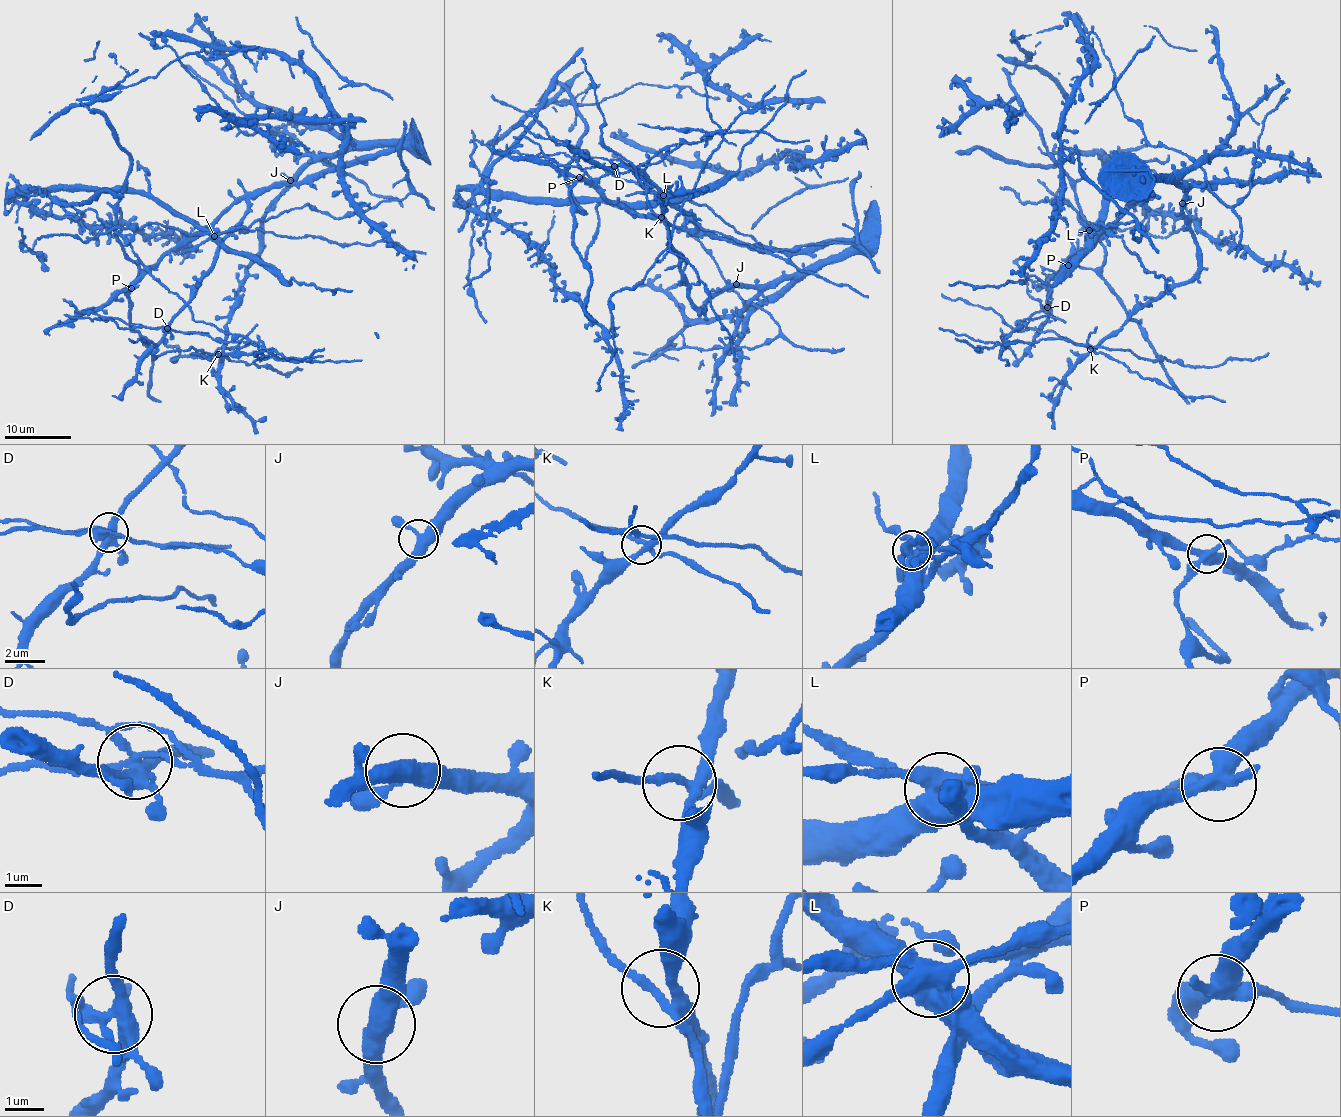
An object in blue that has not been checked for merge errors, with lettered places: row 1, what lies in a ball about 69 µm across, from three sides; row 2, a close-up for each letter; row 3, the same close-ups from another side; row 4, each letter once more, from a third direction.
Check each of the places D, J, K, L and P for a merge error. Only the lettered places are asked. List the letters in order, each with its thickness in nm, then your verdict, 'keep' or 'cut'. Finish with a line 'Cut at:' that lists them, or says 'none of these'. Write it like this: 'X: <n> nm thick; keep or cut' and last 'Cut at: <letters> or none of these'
D: 380 nm thick; cut
J: 400 nm thick; keep
K: 240 nm thick; keep
L: 550 nm thick; cut
P: 380 nm thick; cut
Cut at: D, L, P

